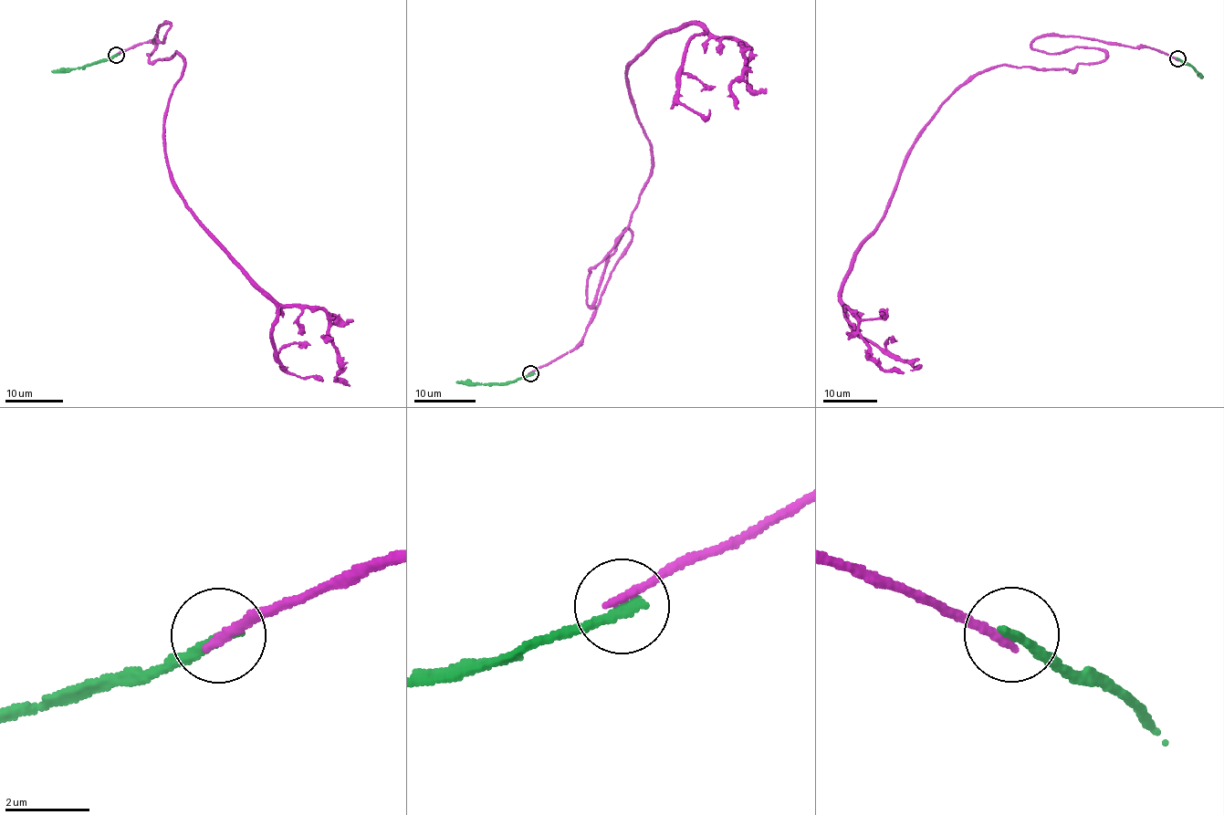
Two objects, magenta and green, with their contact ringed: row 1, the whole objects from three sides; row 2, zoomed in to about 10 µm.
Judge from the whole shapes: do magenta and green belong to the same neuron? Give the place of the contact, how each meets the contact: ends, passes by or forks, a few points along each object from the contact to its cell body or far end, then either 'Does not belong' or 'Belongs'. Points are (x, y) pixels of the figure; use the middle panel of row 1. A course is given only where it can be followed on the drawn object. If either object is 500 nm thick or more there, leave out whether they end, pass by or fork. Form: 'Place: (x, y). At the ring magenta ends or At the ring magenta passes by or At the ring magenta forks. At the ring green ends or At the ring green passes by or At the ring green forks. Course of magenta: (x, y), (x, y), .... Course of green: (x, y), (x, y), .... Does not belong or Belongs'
Place: (530, 373). At the ring magenta ends. At the ring green ends. Course of magenta: (530, 374), (579, 343), (629, 242), (589, 305), (653, 161), (625, 67), (701, 23), (750, 50), (738, 109). Course of green: (530, 374), (511, 381), (490, 384), (456, 381). Does not belong

